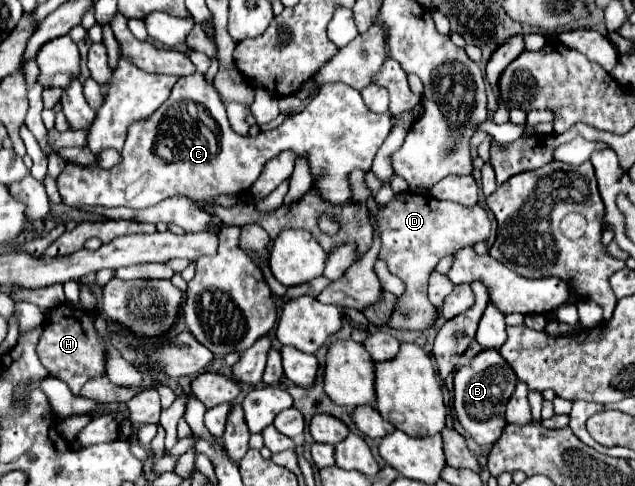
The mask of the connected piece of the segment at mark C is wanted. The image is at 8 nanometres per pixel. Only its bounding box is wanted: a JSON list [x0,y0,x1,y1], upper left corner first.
[56,72,394,208]

